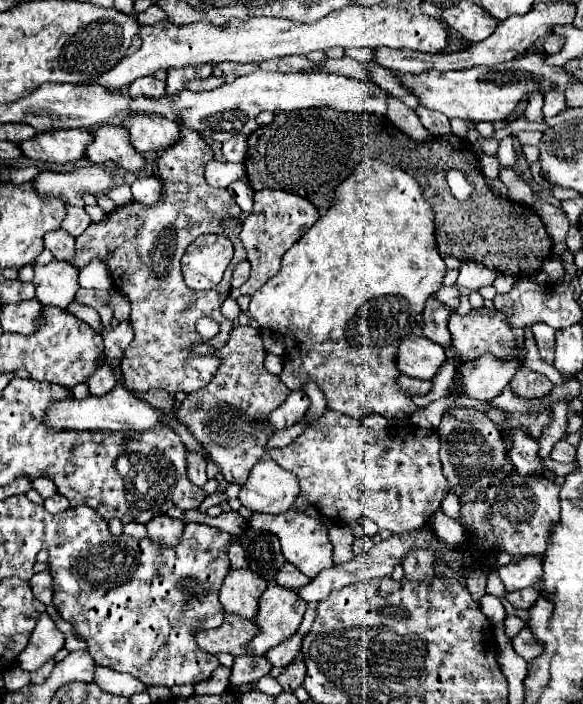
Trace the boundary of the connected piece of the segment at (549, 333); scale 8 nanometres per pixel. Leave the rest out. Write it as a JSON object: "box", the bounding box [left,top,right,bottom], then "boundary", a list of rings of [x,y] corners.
{"box":[530,324,556,364],"boundary":[[[534,324],[534,326],[530,326],[530,330],[534,334],[534,340],[536,340],[542,360],[552,364],[554,362],[554,332],[556,330],[548,328],[548,324]]]}

